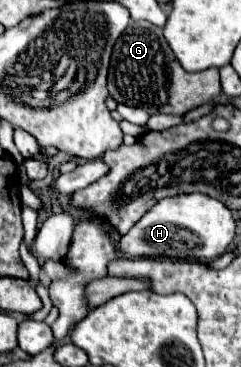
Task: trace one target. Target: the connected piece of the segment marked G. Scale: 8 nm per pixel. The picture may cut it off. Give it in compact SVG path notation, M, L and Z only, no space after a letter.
M130 22L114 44L108 72L108 92L116 102L146 108L148 114L182 116L188 110L220 96L222 86L218 80L218 68L208 68L194 74L186 72L178 64L172 48L166 44L162 28L150 22Z

